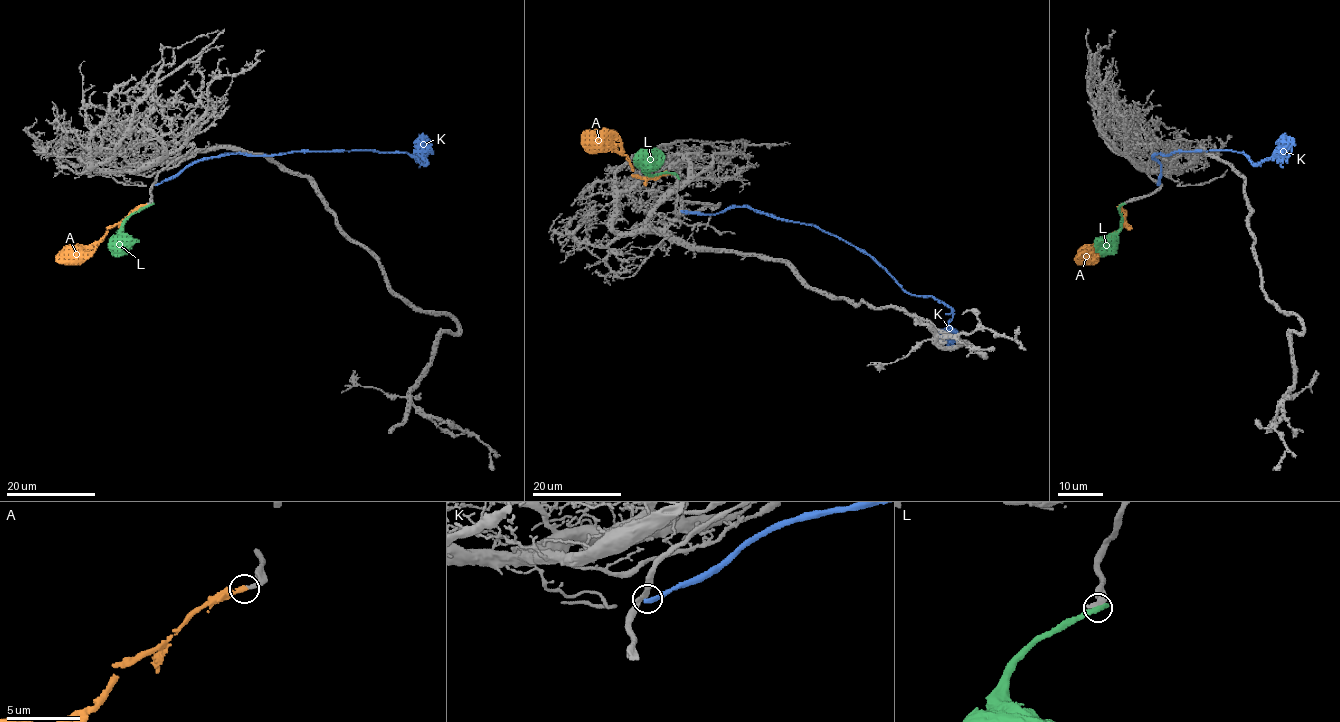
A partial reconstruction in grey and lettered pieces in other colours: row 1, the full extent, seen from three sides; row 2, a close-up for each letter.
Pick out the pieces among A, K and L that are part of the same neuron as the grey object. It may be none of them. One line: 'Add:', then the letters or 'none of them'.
Add: A

